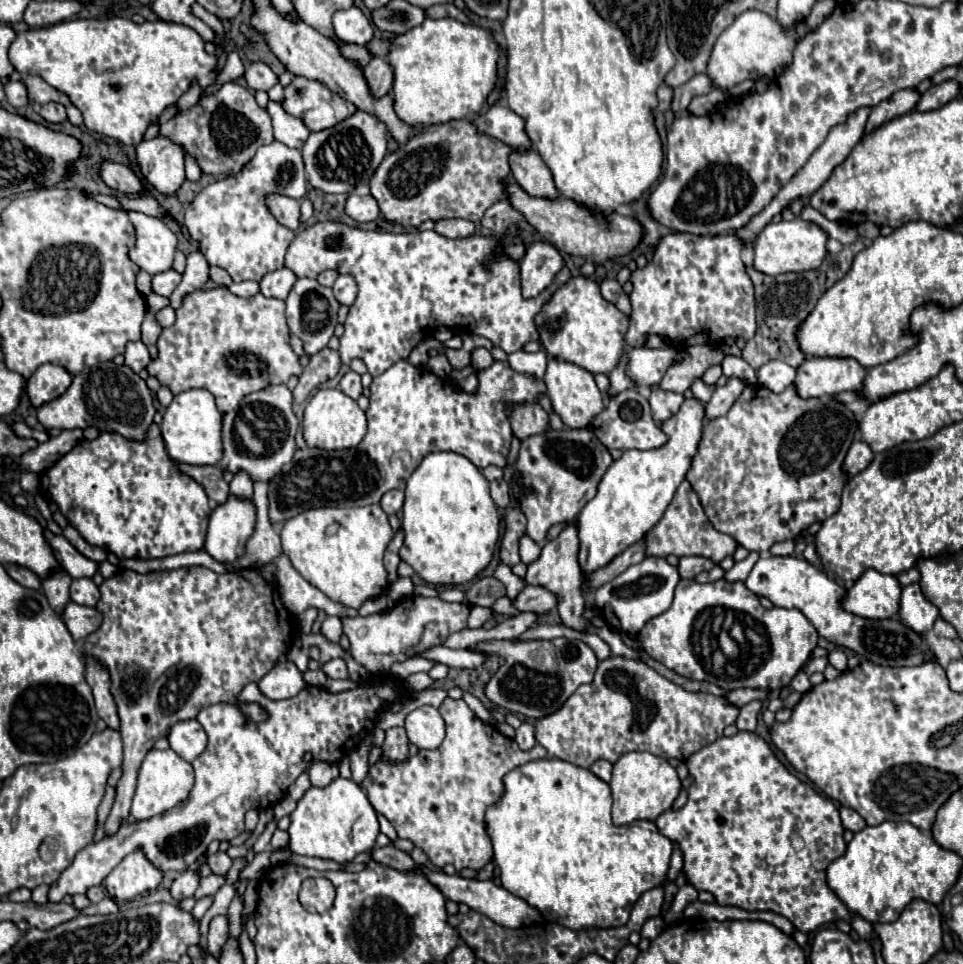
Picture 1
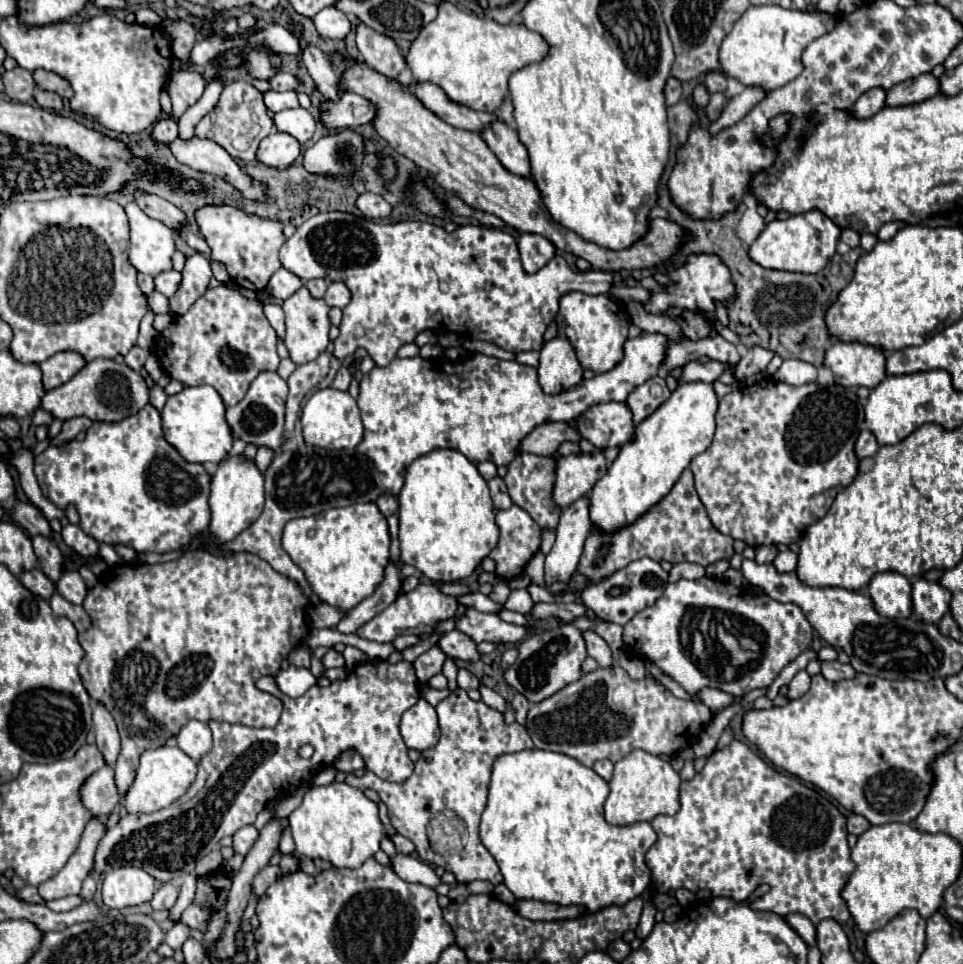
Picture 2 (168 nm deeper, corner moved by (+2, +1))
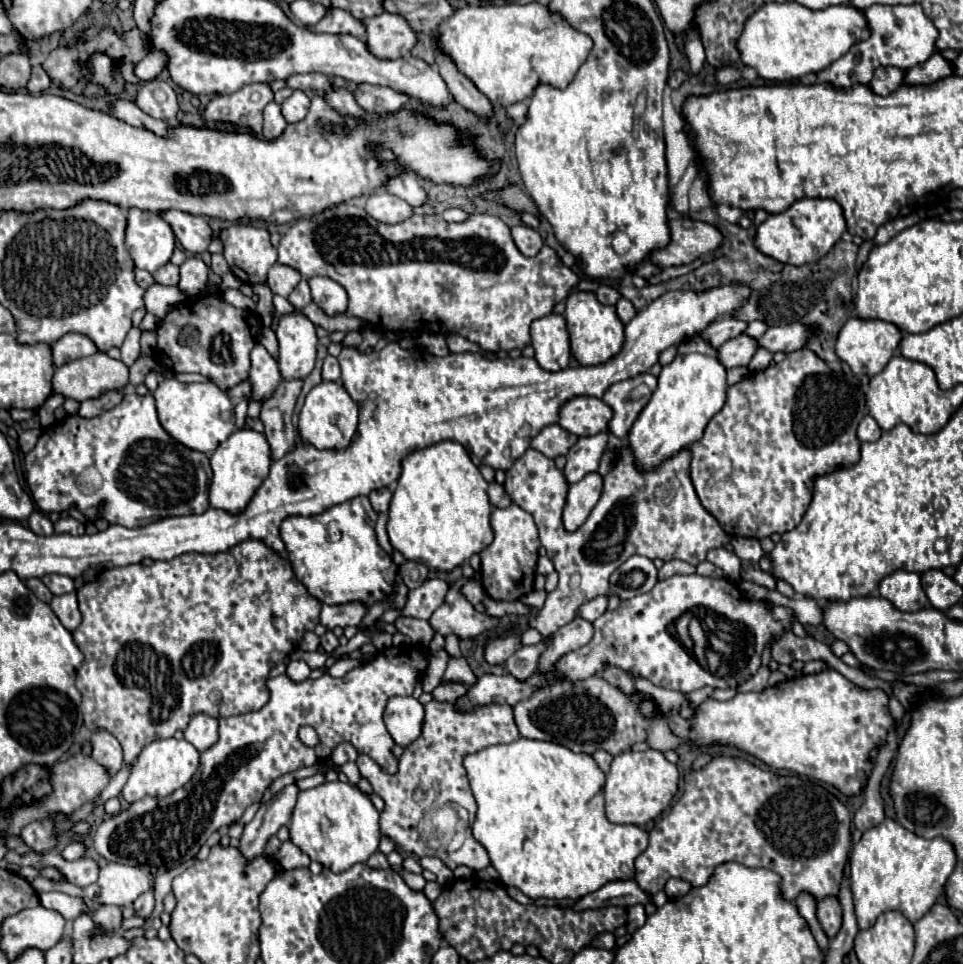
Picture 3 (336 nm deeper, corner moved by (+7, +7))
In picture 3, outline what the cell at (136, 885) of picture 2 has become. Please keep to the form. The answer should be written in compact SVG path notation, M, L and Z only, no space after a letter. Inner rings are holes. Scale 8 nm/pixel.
M109 862L101 868L99 880L91 886L85 886L81 894L99 904L131 906L137 896L147 890L151 890L151 880L139 868Z

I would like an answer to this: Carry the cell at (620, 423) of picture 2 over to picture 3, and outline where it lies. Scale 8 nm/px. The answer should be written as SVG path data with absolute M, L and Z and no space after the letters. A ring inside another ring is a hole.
M575 396L559 408L559 426L575 436L593 436L607 430L611 410L599 398Z

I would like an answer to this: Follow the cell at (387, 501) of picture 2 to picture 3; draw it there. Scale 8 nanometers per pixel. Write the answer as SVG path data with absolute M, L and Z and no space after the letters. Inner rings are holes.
M389 488L375 490L375 492L369 494L369 500L371 500L375 512L387 512L389 510L389 502L391 502L391 490Z

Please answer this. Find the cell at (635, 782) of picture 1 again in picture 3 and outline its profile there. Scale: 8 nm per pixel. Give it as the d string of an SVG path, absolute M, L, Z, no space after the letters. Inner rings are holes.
M649 748L645 752L617 754L613 758L611 770L607 774L607 784L603 788L607 820L613 824L645 826L671 806L677 788L679 788L677 766L671 764L659 750Z

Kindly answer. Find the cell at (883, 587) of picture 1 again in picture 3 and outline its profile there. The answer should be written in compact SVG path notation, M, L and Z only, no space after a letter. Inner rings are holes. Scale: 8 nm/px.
M897 570L881 580L879 594L899 610L909 610L909 612L923 610L927 608L929 600L919 582L921 582L919 574ZM919 586L921 586L921 602L919 602Z

